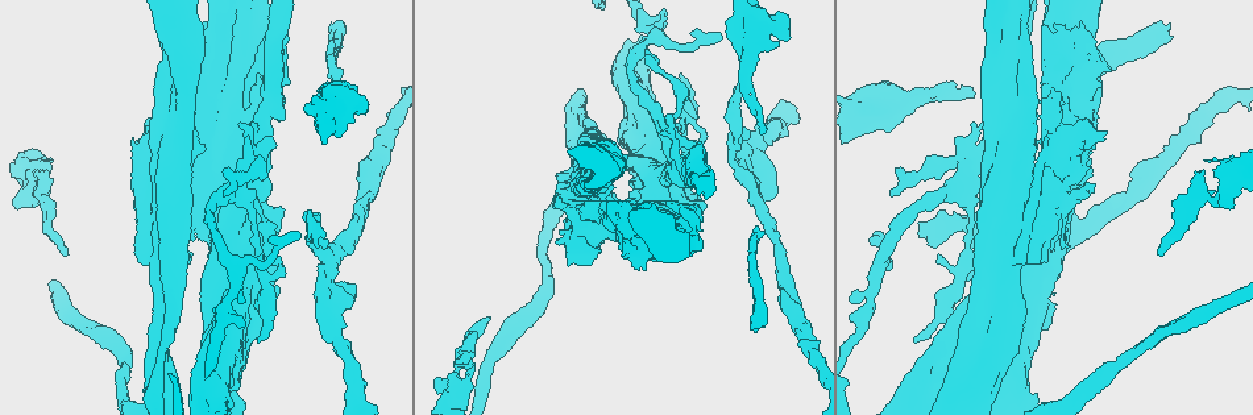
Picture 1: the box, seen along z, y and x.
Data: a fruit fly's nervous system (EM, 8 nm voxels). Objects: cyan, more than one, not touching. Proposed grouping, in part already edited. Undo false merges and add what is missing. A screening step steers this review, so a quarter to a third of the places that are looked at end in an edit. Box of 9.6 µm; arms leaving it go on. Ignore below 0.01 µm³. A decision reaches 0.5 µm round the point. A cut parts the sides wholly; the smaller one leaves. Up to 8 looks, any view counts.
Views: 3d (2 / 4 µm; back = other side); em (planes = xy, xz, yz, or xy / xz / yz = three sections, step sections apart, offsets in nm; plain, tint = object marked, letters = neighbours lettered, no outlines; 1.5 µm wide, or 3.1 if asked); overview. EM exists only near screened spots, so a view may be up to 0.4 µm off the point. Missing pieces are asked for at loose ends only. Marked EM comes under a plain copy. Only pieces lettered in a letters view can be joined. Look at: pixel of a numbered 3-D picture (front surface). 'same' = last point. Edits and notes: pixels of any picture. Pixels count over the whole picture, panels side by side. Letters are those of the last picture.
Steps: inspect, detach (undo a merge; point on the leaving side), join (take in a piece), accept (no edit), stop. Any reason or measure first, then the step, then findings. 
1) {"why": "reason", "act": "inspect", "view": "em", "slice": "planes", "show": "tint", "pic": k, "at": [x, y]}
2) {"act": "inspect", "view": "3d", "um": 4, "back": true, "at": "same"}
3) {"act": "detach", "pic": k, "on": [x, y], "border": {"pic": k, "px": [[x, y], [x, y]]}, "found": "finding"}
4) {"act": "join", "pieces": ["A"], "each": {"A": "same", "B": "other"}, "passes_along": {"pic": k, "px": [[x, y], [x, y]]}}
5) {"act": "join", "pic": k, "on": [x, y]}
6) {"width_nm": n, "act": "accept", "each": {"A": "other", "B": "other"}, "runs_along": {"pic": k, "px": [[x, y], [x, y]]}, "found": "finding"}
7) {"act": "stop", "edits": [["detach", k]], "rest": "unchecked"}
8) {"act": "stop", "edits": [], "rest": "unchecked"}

{"why": "an open end", "act": "inspect", "view": "3d", "um": 2, "pic": 1, "at": [700, 244]}

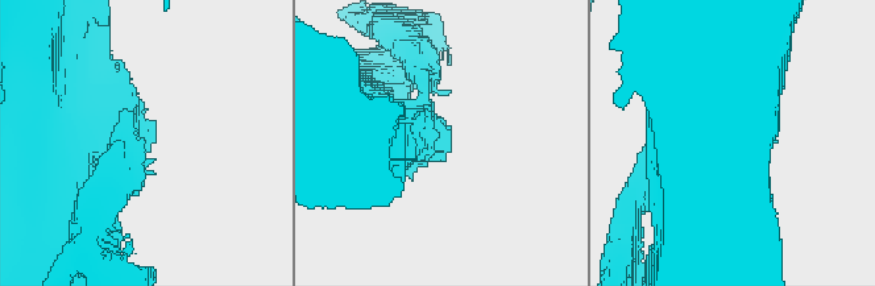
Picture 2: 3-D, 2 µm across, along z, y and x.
{"why": "now the EM", "act": "inspect", "view": "em", "slice": "xy", "step": 8, "show": "letters", "pic": 2, "at": [451, 146]}

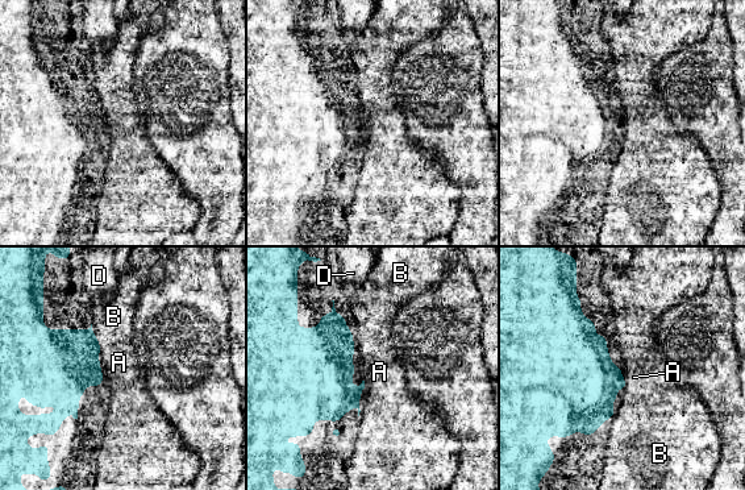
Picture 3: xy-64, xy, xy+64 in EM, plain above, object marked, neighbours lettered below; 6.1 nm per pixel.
{"act": "accept", "each": {"A": "other", "B": "other", "D": "other"}, "border": {"pic": 3, "px": [[95, 333], [104, 381]]}, "found": "none of them fits"}

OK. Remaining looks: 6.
{"why": "free end", "act": "inspect", "view": "em", "um": 3.1, "slice": "xy", "step": 8, "show": "tint", "pic": 1, "at": [878, 233]}

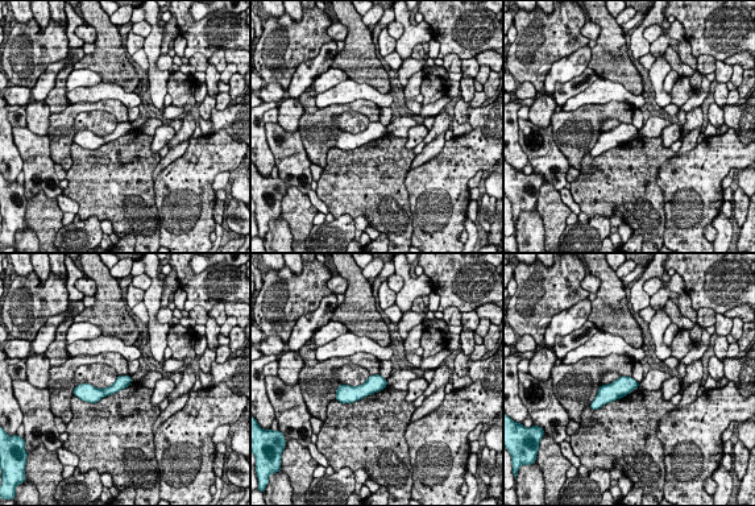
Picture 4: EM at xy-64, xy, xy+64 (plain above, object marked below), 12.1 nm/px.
{"why": "another direction", "act": "inspect", "view": "em", "um": 3.1, "slice": "planes", "show": "letters", "at": "same"}

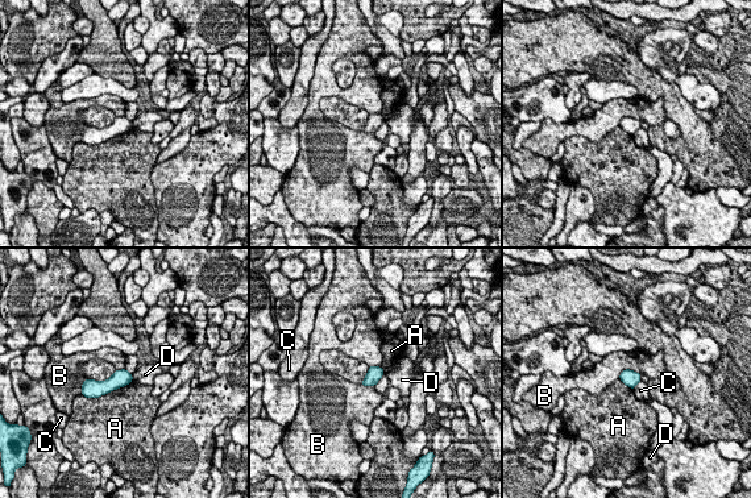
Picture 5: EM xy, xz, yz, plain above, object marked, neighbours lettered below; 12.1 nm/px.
{"longest_contact_nm": ["A", 650], "act": "accept", "each": {"A": "other", "B": "other", "C": "other", "D": "other"}, "found": "none of them fits"}

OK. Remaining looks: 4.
{"why": "branch stops here", "act": "inspect", "view": "3d", "um": 2, "pic": 1, "at": [788, 17]}

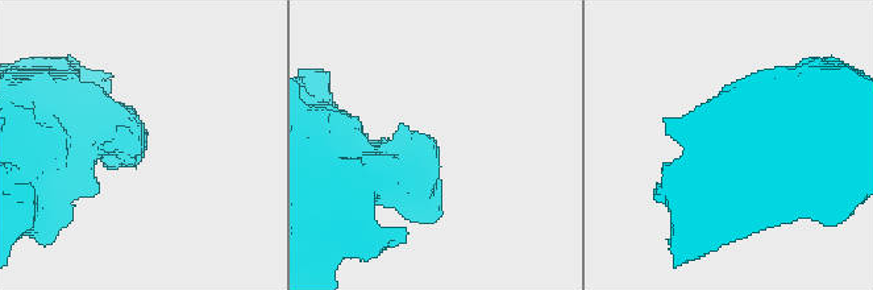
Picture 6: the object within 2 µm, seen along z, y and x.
{"act": "inspect", "view": "em", "slice": "xy", "step": 8, "show": "tint", "pic": 6, "at": [425, 143]}

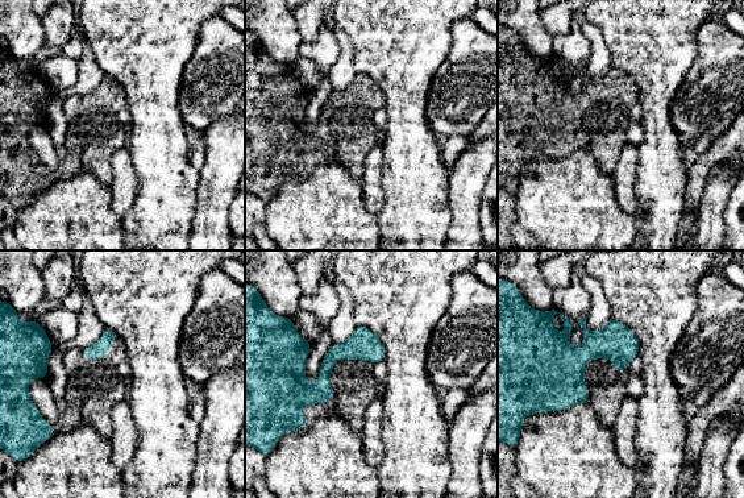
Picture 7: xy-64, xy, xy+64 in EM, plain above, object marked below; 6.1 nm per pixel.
{"why": "another direction", "act": "inspect", "view": "em", "slice": "planes", "show": "letters", "at": "same"}

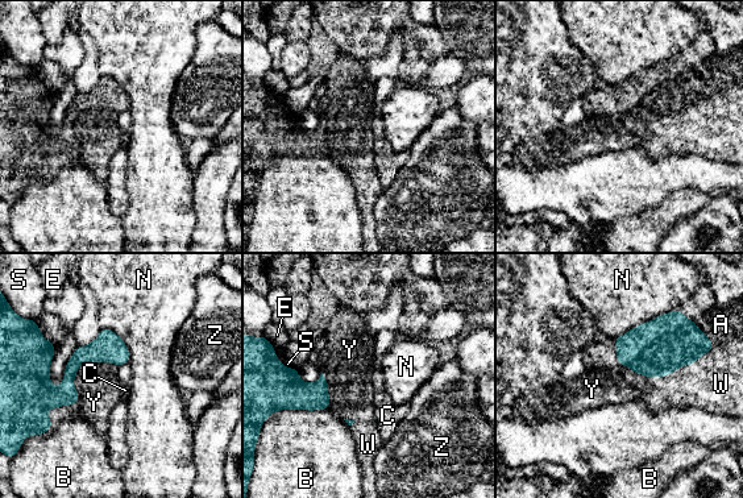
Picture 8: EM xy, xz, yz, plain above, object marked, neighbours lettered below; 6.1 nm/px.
{"longest_contact_nm": ["N", 440], "act": "accept", "each": {"A": "other", "B": "other", "C": "other", "E": "other", "N": "other", "S": "other", "W": "other", "Y": "other", "Z": "other"}, "runs_along": {"pic": 8, "px": [[37, 344], [53, 389], [83, 355], [125, 357]]}, "found": "none of them fits"}

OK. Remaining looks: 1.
{"act": "stop", "edits": [], "rest": "unchecked"}

